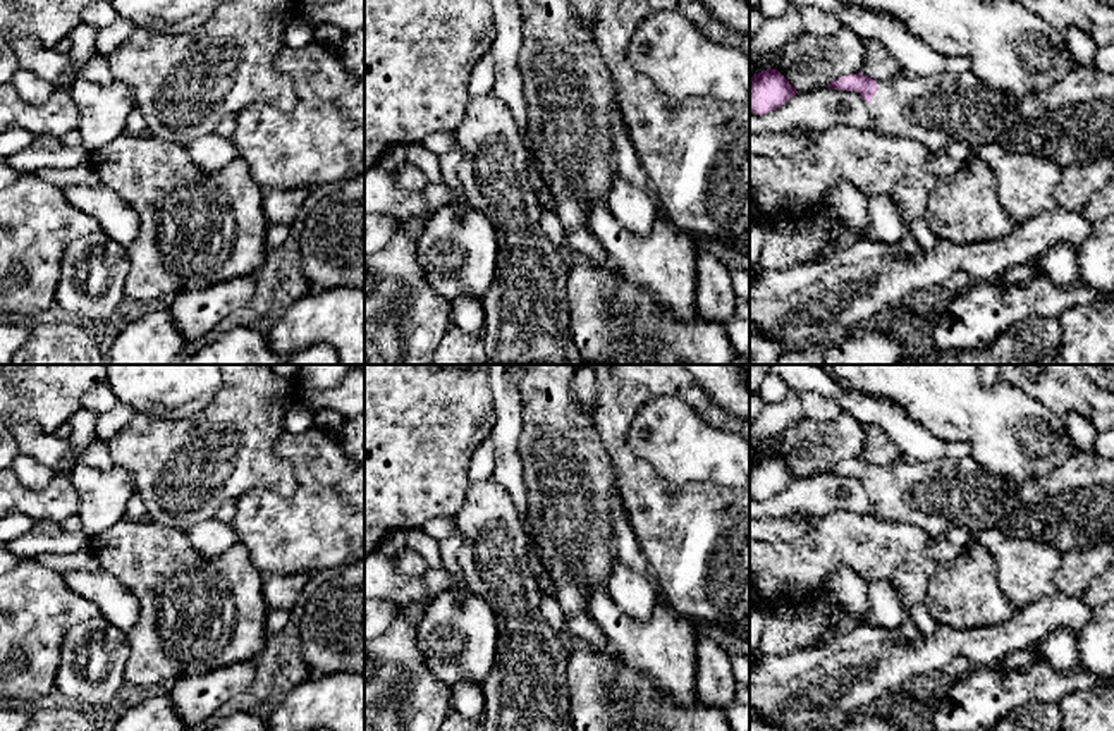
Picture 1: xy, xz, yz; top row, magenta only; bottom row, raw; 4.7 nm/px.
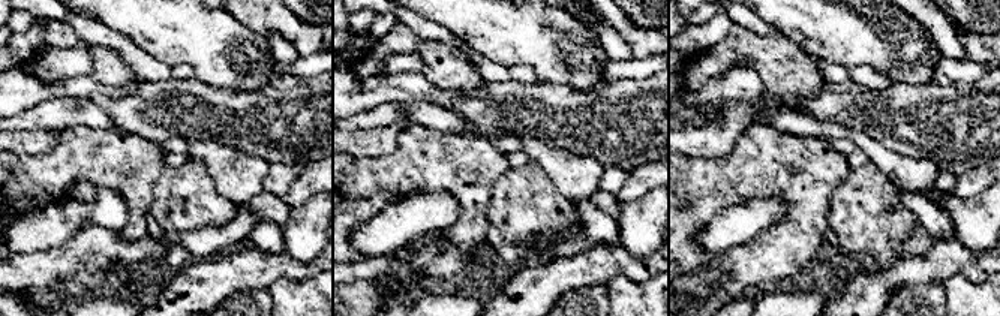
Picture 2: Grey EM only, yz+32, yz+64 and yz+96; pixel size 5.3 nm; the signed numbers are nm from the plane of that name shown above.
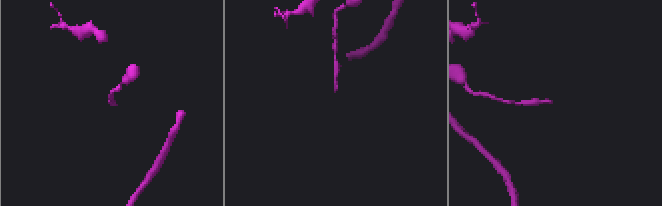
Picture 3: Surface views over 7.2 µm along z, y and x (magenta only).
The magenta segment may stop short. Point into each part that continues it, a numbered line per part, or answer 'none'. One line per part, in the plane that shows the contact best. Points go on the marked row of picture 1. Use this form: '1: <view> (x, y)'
1: yz (1073, 121)

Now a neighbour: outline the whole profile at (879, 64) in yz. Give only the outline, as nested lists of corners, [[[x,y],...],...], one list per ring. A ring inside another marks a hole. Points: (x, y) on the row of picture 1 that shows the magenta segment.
[[[873,40],[865,41],[865,57],[861,74],[875,81],[889,81],[904,74],[901,64],[892,57],[892,53],[880,43]]]

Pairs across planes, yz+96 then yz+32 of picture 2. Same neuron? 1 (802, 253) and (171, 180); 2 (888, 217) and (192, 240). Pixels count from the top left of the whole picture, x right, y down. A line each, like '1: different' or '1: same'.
1: different
2: different

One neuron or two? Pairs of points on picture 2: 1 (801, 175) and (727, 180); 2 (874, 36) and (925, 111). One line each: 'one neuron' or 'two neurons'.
1: one neuron
2: two neurons

